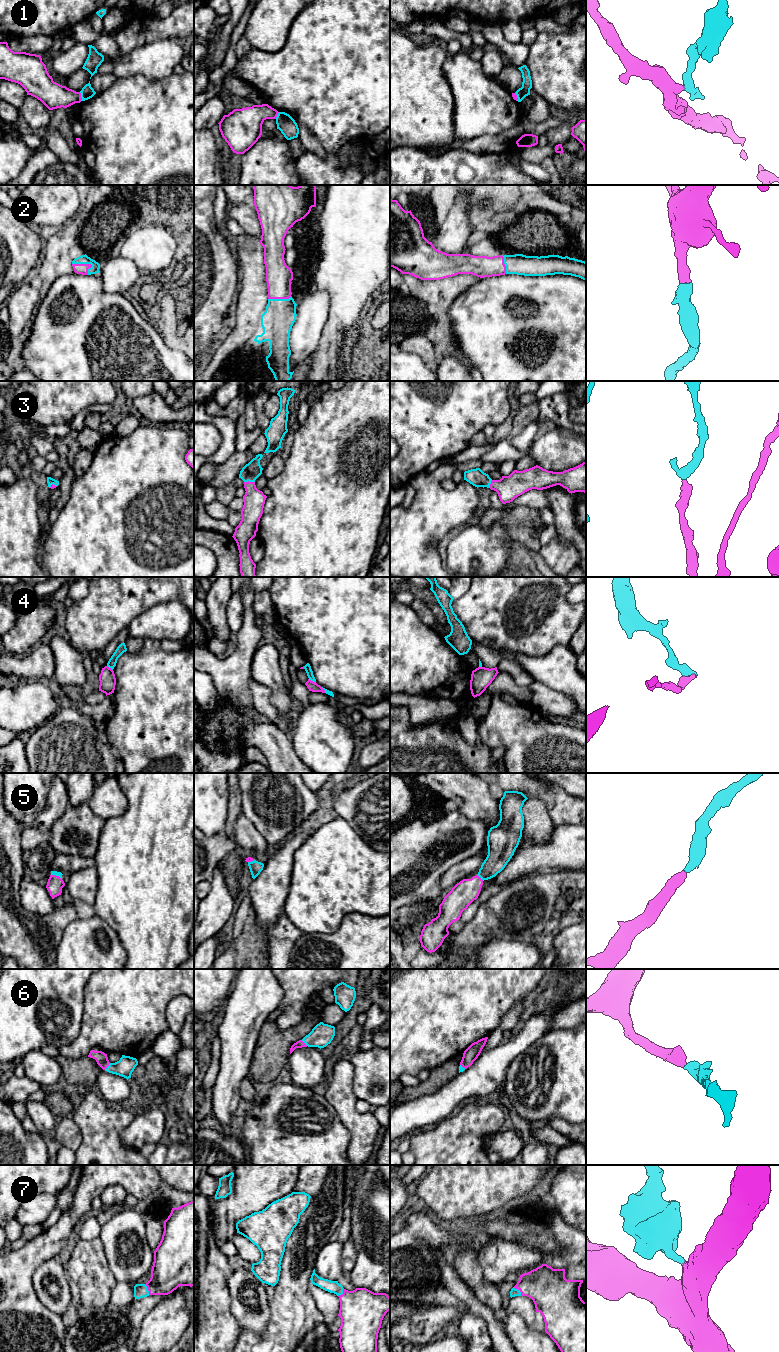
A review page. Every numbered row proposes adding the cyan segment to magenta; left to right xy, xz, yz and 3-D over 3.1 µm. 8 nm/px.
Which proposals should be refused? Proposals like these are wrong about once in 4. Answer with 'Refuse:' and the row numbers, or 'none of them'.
Refuse: 1, 4

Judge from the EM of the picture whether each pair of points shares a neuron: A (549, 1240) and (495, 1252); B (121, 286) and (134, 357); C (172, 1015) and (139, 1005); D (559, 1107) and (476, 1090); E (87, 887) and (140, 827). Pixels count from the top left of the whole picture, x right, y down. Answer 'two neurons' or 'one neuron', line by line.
A: two neurons
B: two neurons
C: two neurons
D: two neurons
E: two neurons

